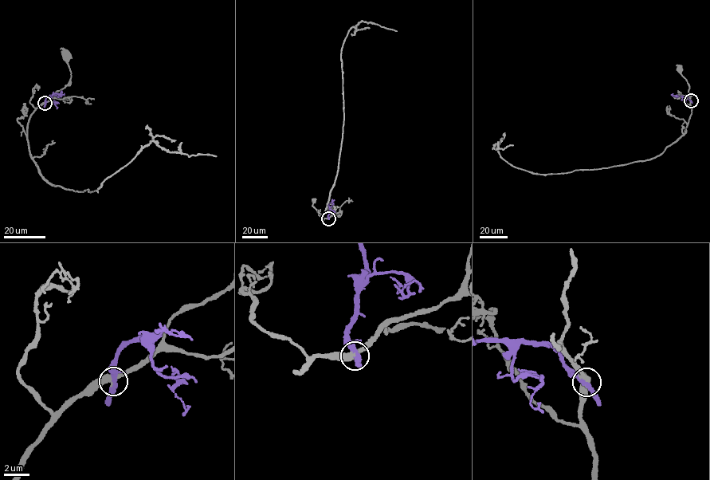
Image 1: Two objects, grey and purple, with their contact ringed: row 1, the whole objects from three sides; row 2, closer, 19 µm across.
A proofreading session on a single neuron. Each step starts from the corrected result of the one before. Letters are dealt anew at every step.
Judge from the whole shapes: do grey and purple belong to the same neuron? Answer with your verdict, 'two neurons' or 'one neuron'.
two neurons

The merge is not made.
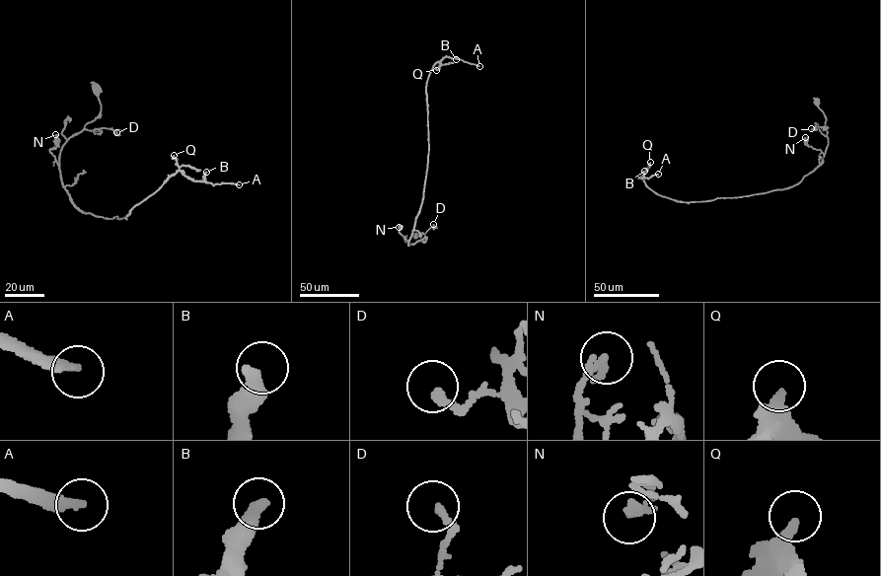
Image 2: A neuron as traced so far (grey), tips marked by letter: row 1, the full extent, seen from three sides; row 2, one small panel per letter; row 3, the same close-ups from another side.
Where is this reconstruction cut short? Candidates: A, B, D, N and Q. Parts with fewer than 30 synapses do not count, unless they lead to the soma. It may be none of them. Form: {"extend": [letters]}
{"extend": ["A", "Q"]}

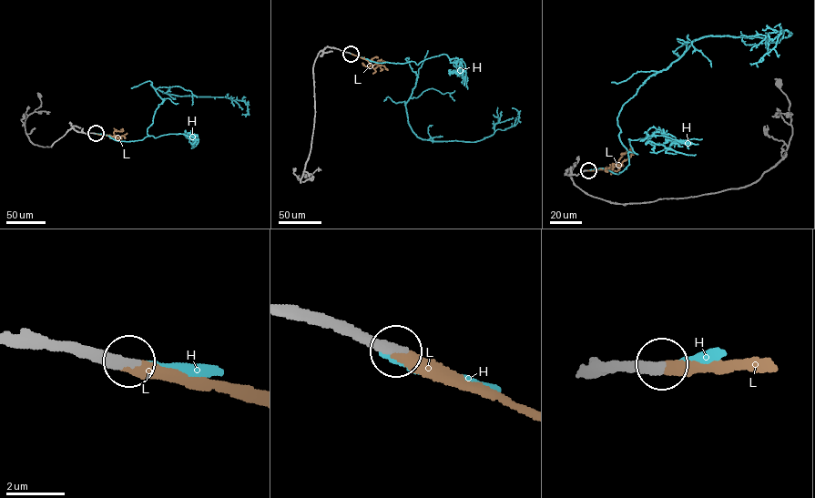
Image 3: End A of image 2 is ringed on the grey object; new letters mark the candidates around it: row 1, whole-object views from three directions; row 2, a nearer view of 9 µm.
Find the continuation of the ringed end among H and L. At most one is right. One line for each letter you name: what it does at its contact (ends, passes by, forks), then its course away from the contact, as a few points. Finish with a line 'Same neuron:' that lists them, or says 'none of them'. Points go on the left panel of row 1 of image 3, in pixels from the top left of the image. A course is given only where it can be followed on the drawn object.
L: It ends there. Its course: (96, 133), (117, 137), (114, 132), (123, 130), (120, 129)
Same neuron: L

